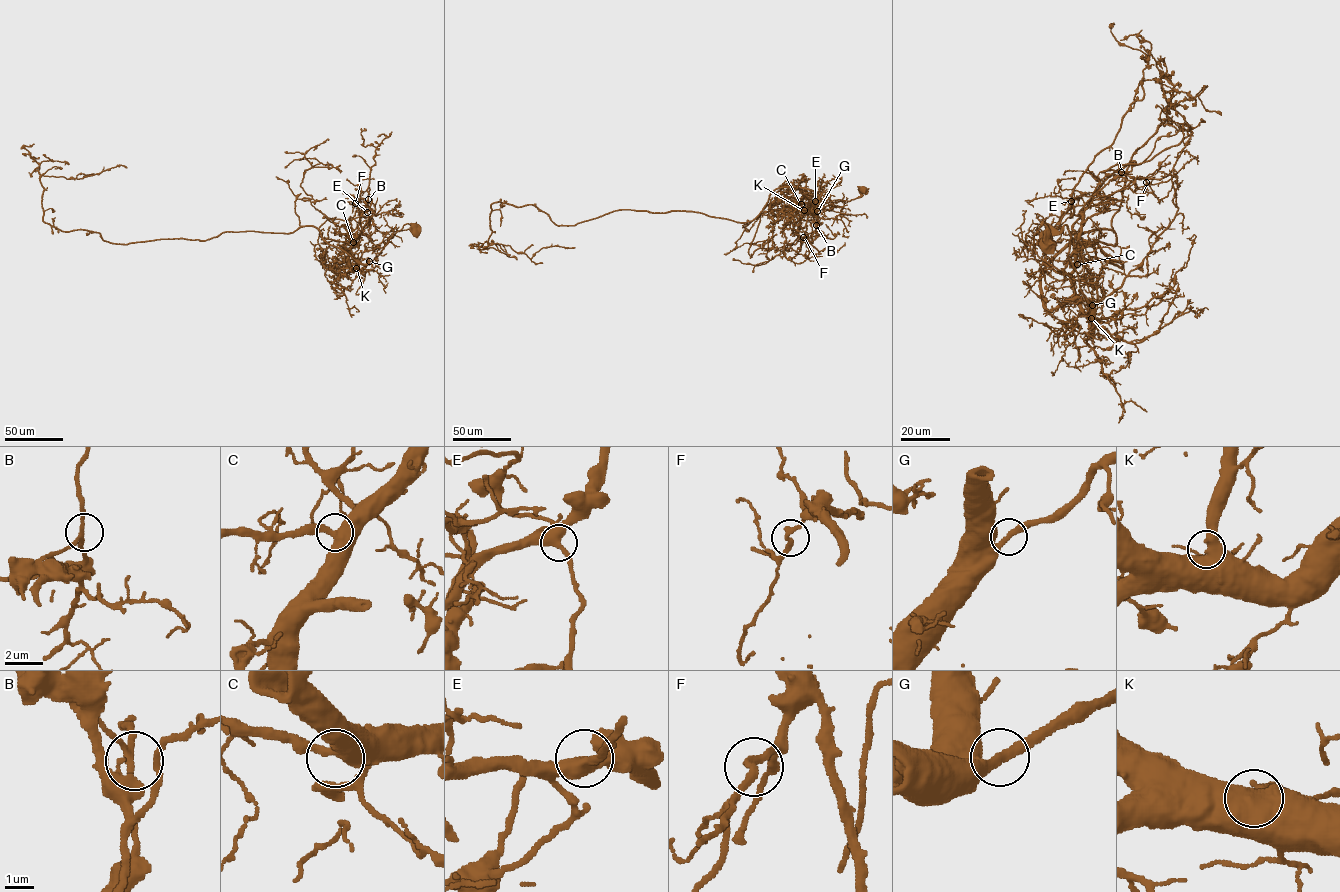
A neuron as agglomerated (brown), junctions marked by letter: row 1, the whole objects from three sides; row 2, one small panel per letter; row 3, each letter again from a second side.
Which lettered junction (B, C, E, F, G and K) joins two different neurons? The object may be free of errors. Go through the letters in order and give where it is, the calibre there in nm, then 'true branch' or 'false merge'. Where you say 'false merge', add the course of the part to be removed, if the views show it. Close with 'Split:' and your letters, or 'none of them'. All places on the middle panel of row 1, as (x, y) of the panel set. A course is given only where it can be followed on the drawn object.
B: at (816, 225); 200 nm thick; true branch
C: at (801, 204); 500 nm thick; true branch
E: at (815, 201); 420 nm thick; true branch
F: at (803, 237); 280 nm thick; true branch
G: at (817, 211); 340 nm thick; true branch
K: at (804, 210); 700 nm thick; true branch
Split: none of them

